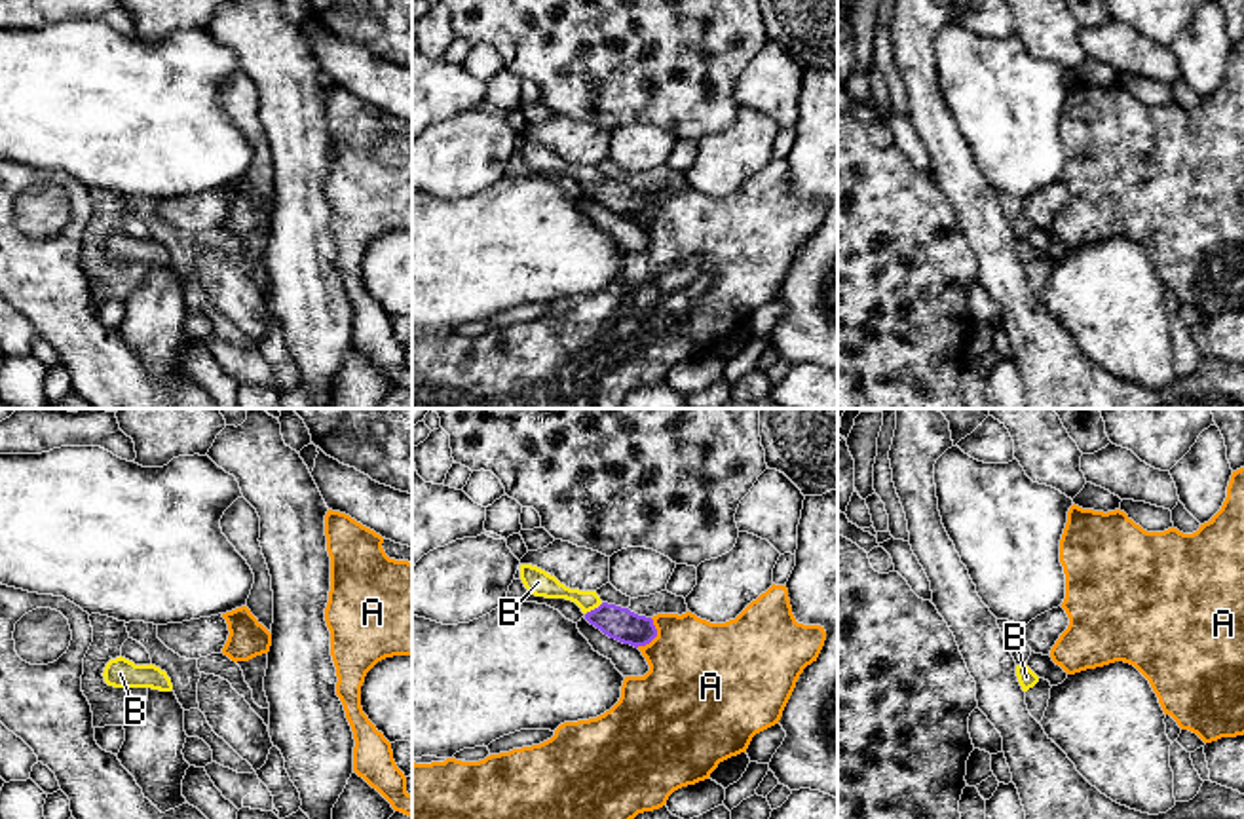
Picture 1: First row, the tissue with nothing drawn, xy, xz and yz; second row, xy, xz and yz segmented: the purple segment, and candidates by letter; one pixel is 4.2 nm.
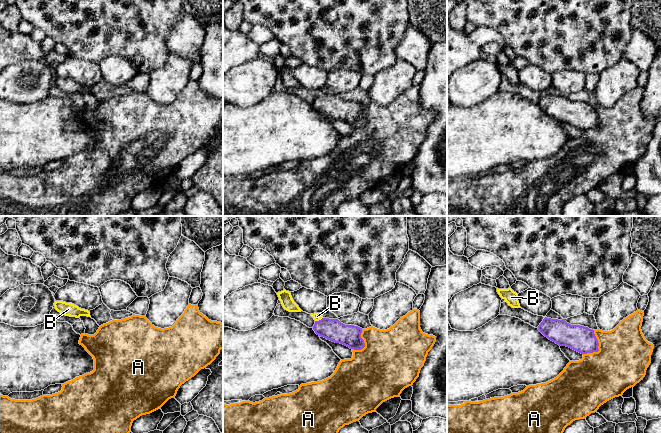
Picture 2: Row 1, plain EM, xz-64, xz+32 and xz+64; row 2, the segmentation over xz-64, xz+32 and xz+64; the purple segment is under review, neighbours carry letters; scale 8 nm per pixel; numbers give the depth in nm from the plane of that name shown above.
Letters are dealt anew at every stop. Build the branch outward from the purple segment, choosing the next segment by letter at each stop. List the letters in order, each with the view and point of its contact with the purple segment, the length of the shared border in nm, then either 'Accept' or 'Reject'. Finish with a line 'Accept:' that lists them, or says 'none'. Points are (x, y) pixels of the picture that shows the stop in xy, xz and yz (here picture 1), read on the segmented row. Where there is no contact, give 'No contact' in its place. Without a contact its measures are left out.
A: Touches purple at xz (654, 637). Shared border 140 nm. Reject
B: Touches purple at xz (595, 609). Shared border 90 nm. Accept
Accept: B

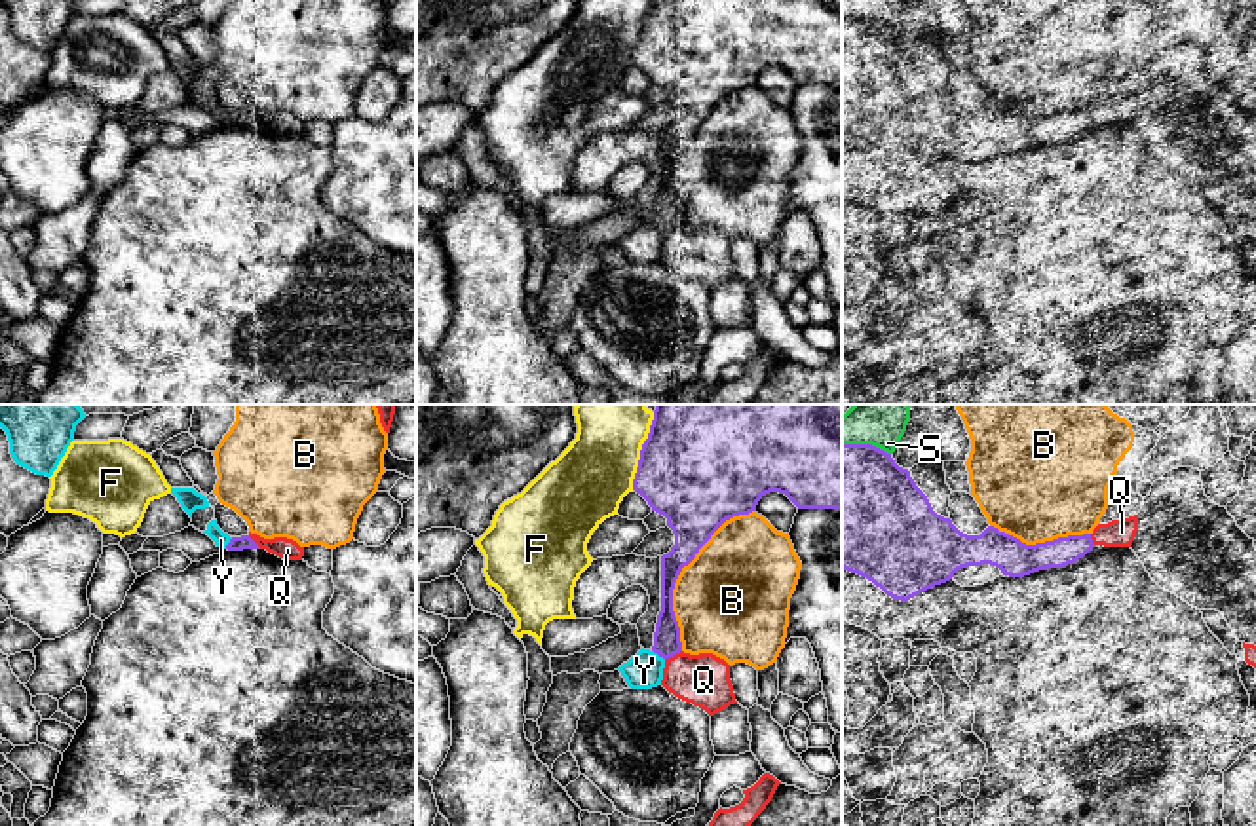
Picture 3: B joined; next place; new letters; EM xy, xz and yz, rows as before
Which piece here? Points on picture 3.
B: Touches purple at xz (681, 570). Shared border 700 nm. Reject
F: Touches purple at xz (641, 450). Shared border 340 nm. Reject
Q: Touches purple at xz (673, 654). Shared border 80 nm. Reject
S: Touches purple at yz (867, 445). Shared border 220 nm. Reject
Y: Touches purple at xz (658, 654). Shared border 70 nm. Reject
Accept: none

